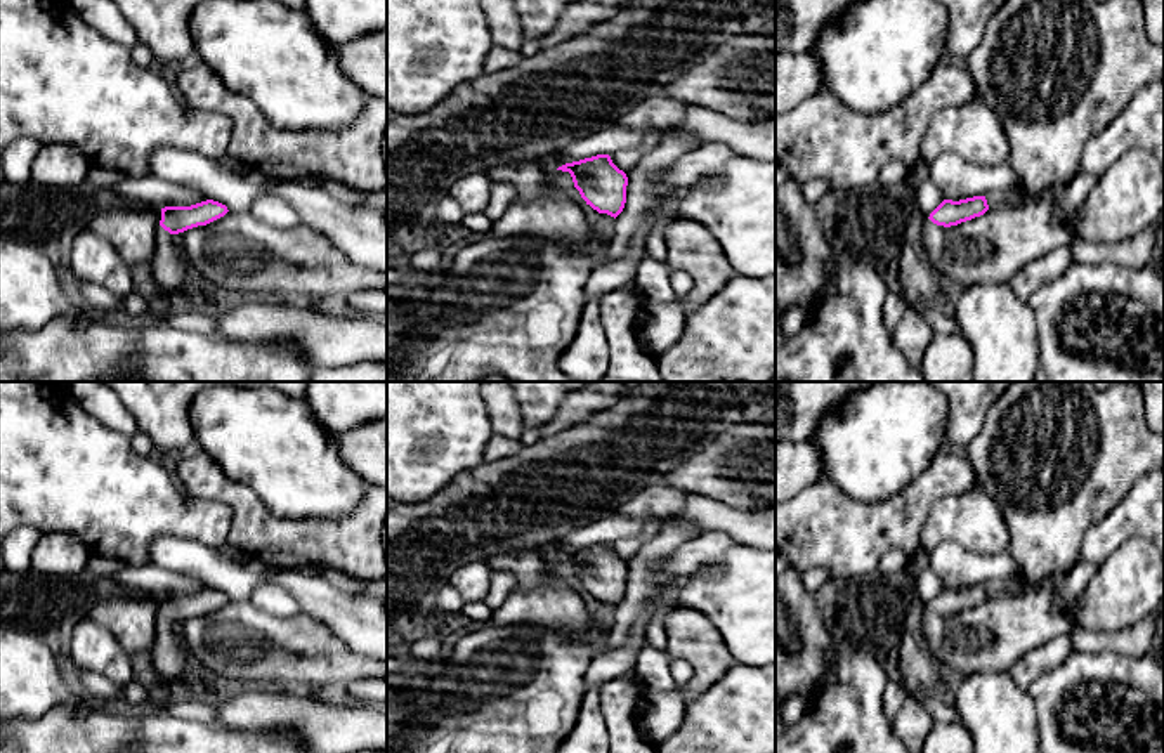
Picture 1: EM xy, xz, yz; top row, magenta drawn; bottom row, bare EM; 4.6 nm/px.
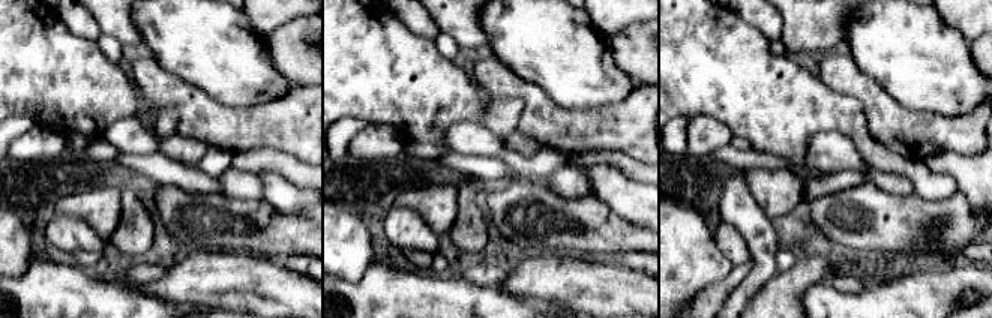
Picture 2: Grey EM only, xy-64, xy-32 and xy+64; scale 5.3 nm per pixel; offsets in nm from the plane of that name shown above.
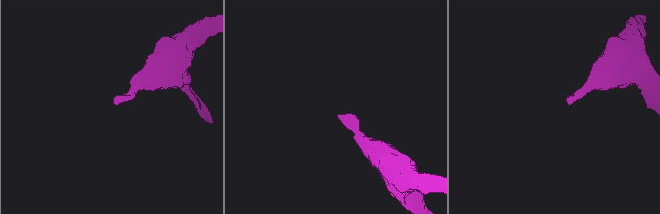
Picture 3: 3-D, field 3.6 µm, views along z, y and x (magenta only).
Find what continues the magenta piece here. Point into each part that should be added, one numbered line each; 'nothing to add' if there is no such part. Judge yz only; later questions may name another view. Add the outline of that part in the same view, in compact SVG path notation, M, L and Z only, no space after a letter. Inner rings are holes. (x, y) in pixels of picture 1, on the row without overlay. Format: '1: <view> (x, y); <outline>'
nothing to add

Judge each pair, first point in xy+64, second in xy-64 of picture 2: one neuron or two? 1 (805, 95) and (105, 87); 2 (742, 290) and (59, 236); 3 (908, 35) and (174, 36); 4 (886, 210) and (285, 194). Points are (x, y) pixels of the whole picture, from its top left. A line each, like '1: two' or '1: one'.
1: one
2: one
3: one
4: two

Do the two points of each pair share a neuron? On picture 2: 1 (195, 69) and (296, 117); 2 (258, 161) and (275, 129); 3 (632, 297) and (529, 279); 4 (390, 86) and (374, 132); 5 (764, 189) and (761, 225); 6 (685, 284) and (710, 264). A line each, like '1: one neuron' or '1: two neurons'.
1: two neurons
2: two neurons
3: one neuron
4: two neurons
5: two neurons
6: one neuron

